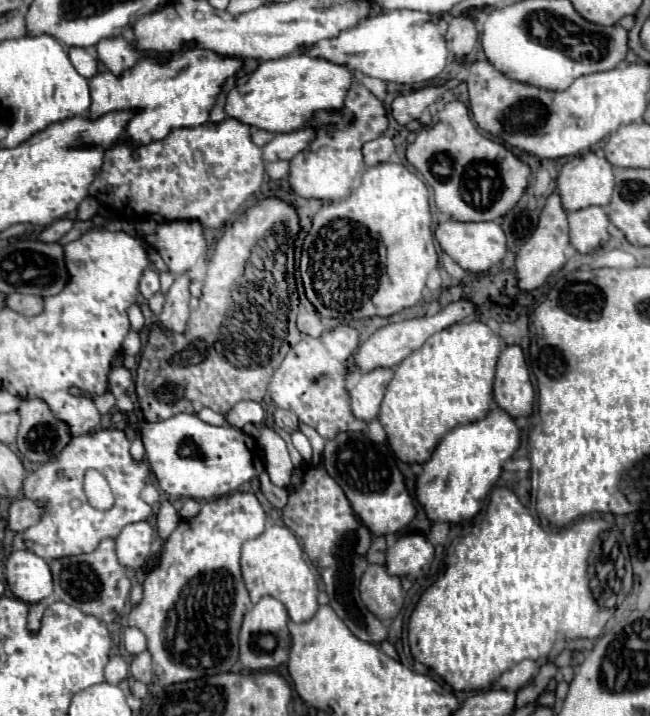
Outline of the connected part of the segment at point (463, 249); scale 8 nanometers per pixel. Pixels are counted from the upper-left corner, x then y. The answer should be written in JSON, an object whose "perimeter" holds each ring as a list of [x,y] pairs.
{"perimeter":[[[446,216],[446,222],[438,224],[434,234],[436,234],[438,244],[444,250],[441,253],[446,252],[466,272],[486,272],[490,266],[502,262],[502,258],[506,254],[506,236],[498,222],[454,222]]]}

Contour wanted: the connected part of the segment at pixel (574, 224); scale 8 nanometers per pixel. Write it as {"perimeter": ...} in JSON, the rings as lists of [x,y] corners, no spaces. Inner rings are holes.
{"perimeter":[[[600,206],[568,212],[568,224],[570,224],[570,244],[580,254],[596,250],[610,238],[606,230],[610,222],[606,218],[606,210]]]}

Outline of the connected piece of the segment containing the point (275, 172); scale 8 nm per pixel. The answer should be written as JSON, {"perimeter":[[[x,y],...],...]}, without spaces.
{"perimeter":[[[270,162],[270,164],[266,164],[266,174],[272,180],[284,178],[288,174],[288,162]]]}

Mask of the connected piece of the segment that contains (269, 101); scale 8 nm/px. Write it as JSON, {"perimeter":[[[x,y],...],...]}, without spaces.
{"perimeter":[[[290,54],[278,60],[260,62],[246,84],[238,84],[228,92],[224,110],[230,118],[270,134],[294,132],[306,126],[310,114],[316,110],[342,108],[350,80],[352,72],[346,66],[336,66],[306,54]]]}

